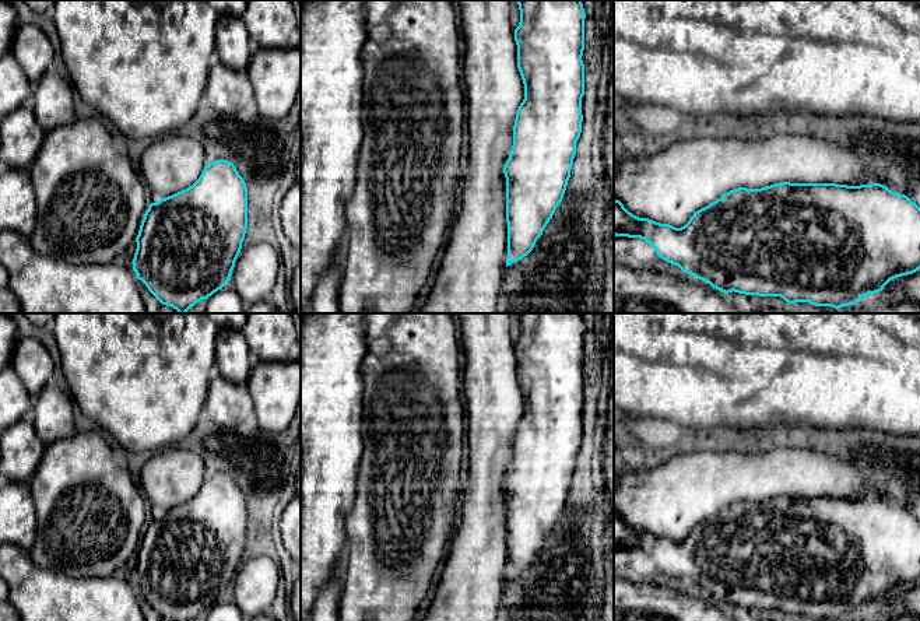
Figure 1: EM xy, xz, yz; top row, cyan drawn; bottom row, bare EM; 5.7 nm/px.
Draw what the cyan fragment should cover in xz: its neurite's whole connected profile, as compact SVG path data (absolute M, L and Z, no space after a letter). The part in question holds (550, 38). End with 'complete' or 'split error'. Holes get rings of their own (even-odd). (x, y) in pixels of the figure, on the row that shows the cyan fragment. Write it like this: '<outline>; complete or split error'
M517 0L517 69L524 84L506 178L506 267L527 256L563 199L584 95L582 0Z; complete

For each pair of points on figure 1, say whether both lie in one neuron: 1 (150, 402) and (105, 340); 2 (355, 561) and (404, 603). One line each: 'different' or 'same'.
1: same
2: same

